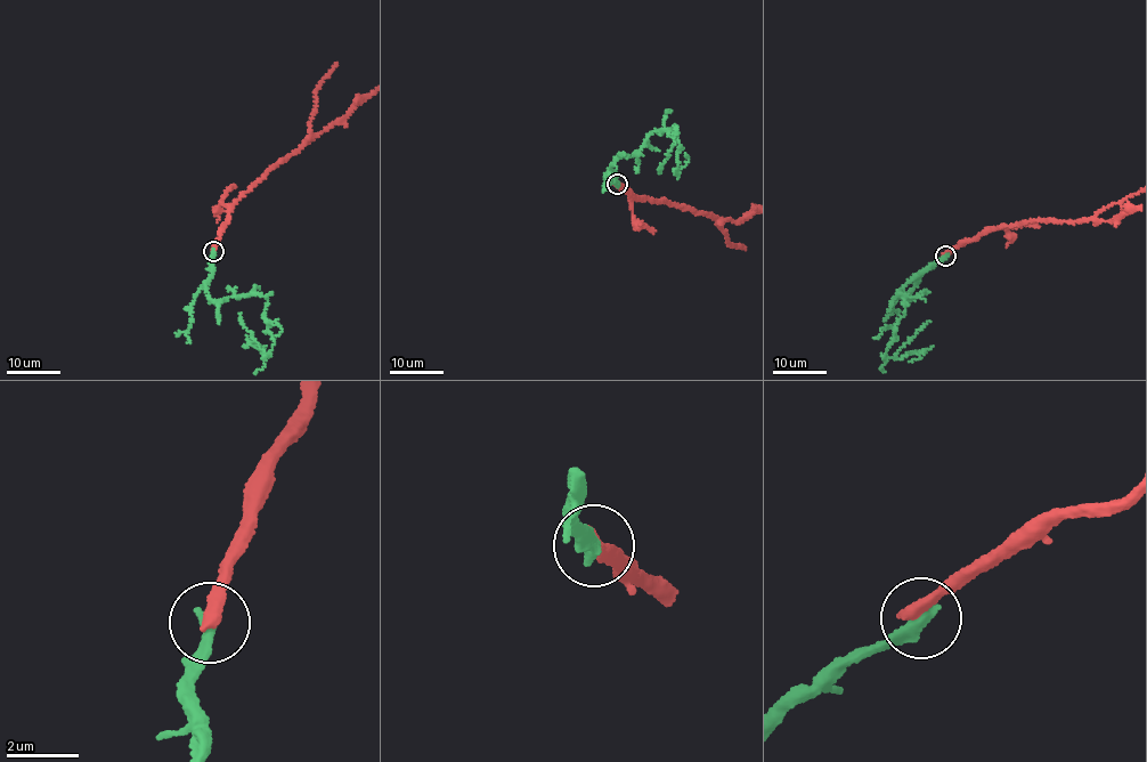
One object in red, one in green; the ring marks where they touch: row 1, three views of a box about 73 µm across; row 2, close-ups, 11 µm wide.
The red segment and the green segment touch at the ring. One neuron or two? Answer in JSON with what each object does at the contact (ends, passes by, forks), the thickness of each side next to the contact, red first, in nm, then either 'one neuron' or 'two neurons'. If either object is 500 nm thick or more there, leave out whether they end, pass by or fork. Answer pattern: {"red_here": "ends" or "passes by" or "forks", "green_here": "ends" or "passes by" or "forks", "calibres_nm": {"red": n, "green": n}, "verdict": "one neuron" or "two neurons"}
{"red_here": "ends", "green_here": "ends", "calibres_nm": {"red": 440, "green": 400}, "verdict": "two neurons"}

